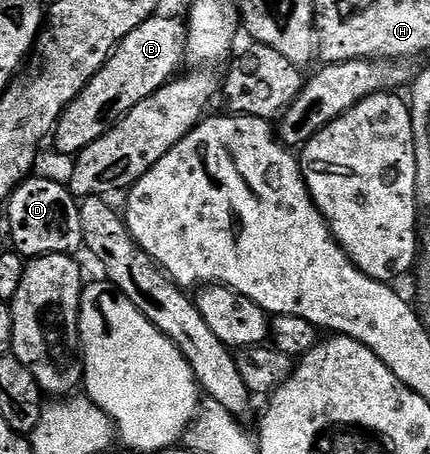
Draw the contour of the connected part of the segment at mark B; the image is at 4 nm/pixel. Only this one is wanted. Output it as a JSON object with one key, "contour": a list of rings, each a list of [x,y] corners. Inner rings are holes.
{"contour":[[[148,17],[107,59],[107,63],[87,83],[87,87],[65,108],[51,134],[51,141],[69,159],[76,158],[95,139],[99,139],[111,126],[128,115],[131,107],[143,103],[155,91],[178,76],[177,68],[185,61],[185,34],[187,25],[177,17]]]}

